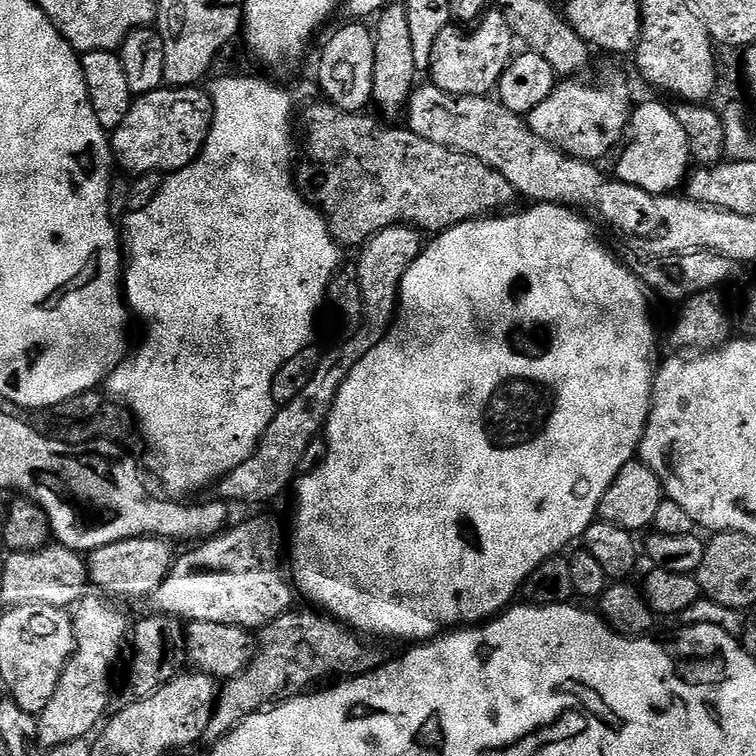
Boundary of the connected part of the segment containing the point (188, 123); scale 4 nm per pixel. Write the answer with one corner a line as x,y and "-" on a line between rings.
167,86
154,89
145,96
137,96
133,99
126,118
111,133
110,143
112,154
117,165
120,164
131,174
145,172
158,172
171,174
179,168
184,168
190,162
196,160
196,155
204,149
206,138
210,134
214,106
212,99
208,97
203,87
193,86
190,88
169,88

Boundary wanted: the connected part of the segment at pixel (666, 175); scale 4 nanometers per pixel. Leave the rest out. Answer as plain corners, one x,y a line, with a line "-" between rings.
656,100
635,105
630,116
630,139
623,148
624,153
616,164
615,175
625,184
633,184
647,192
672,194
679,189
676,188
679,184
681,187
685,183
689,175
690,153
686,130
682,130
675,111

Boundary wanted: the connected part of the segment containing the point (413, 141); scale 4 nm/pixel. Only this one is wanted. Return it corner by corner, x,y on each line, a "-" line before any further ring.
329,102
321,103
310,105
304,112
304,132
308,137
304,140
304,165
300,168
300,176
298,172
298,180
299,183
301,180
308,187
309,194
307,193
307,195
310,197
311,203
315,204
324,213
324,219
327,220
333,236
336,237
341,245
356,244
355,246
362,246
374,234
378,234
395,224
410,224
413,228
421,230
429,228
432,234
439,234
467,220
488,218
493,214
499,213
501,210
511,209
515,205
512,203
518,200
516,188
510,182
506,182
506,178
502,178
502,174
498,174
498,170
486,166
486,162
482,162
470,154
462,154
458,150
447,148
438,142
430,142
426,138
414,134
407,127
394,128
398,126
393,126
391,123
385,122
380,118
375,120
374,117
368,116
369,114
364,112
344,112
338,106

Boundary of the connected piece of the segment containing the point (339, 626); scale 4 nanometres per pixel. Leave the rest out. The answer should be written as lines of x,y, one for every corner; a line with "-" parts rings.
320,610
296,611
286,611
259,629
256,655
248,663
246,670
242,670
242,674
227,681
220,689
220,699
216,701
216,709
210,718
206,735
209,741
215,742
223,738
233,728
238,727
250,713
261,711
273,702
301,695
305,689
312,686
307,686
307,684
312,684
315,680
324,680
327,676
334,675
335,672
344,672
340,674
372,672
385,663
386,655
384,656
383,650
378,645
363,644
359,640
361,637
349,625
337,620
336,617
327,615

